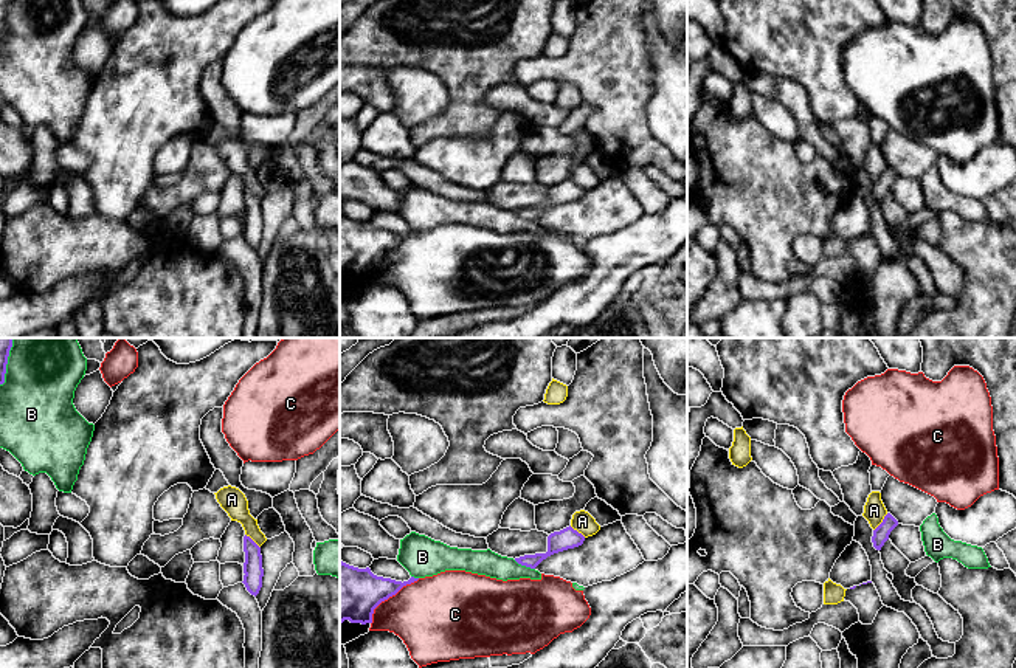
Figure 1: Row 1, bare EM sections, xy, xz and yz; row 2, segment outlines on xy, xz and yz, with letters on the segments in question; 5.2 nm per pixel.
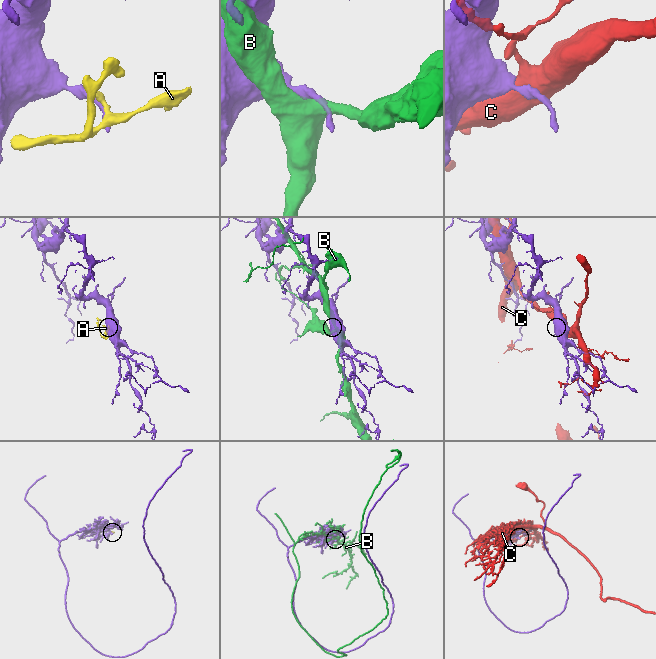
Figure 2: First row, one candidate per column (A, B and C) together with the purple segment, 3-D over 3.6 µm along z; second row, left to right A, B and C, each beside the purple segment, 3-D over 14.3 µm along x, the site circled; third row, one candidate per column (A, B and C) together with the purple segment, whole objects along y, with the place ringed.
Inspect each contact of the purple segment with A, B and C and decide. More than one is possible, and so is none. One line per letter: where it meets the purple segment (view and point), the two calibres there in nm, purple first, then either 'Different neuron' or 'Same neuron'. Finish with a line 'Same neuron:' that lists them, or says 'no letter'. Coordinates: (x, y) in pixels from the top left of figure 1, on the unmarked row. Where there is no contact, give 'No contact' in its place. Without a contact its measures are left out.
A: Touches purple at yz (881, 175). Thickness 80 nm (purple) against 110 nm. Different neuron
B: Touches purple at xz (525, 217). Thickness 110 nm (purple) against 130 nm. Different neuron
C: Touches purple at xz (390, 248). Thickness 280 nm (purple) against 400 nm. Different neuron
Same neuron: no letter

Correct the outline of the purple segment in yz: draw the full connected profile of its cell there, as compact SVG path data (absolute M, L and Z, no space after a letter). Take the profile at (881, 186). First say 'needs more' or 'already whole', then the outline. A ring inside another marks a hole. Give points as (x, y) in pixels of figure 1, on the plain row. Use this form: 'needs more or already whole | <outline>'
already whole | M887 166L883 175L873 183L872 195L876 203L881 203L884 195L889 192L890 184L898 178L898 174Z

